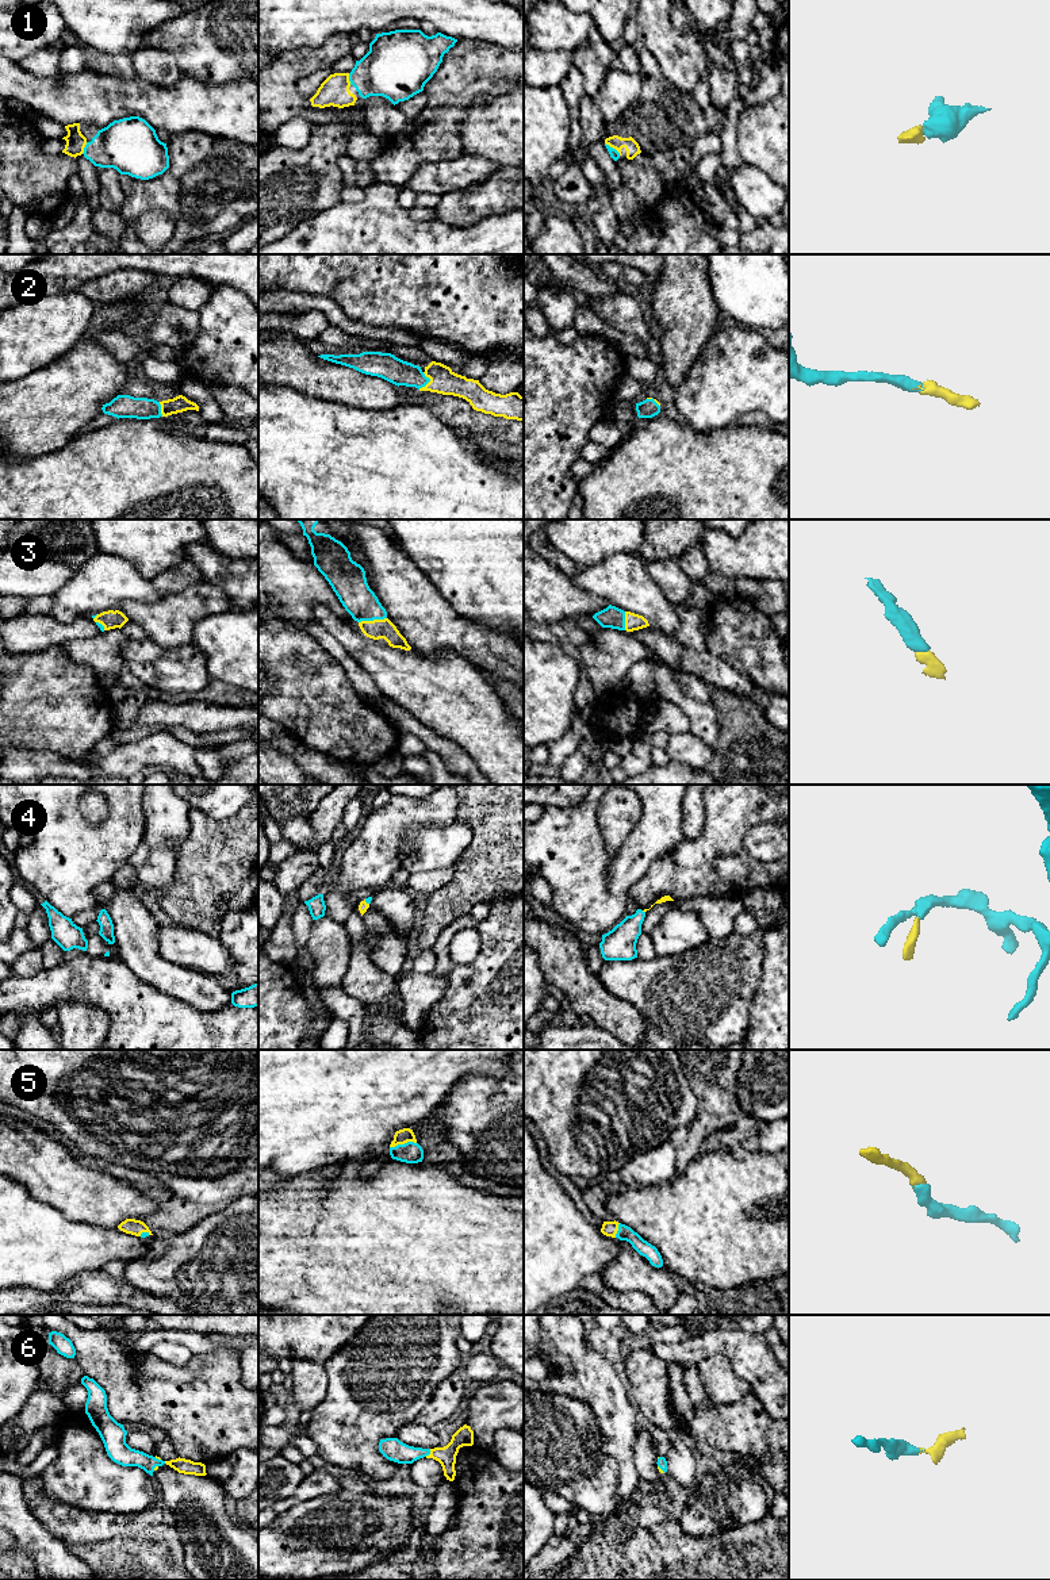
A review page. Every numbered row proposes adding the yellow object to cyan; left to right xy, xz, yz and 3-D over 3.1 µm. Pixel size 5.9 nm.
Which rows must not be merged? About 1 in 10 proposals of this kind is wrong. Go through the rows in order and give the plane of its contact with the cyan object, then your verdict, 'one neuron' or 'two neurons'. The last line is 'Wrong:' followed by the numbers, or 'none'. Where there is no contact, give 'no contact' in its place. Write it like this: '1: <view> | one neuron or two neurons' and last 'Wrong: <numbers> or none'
1: yz | one neuron
2: xz | one neuron
3: xz | one neuron
4: xz | one neuron
5: xz | one neuron
6: xz | one neuron
Wrong: none

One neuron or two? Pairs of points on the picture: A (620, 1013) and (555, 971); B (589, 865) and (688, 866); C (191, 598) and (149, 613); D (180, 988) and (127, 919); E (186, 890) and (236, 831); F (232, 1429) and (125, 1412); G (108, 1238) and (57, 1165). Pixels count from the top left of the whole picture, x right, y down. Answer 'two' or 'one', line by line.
A: one
B: two
C: one
D: one
E: one
F: one
G: two

